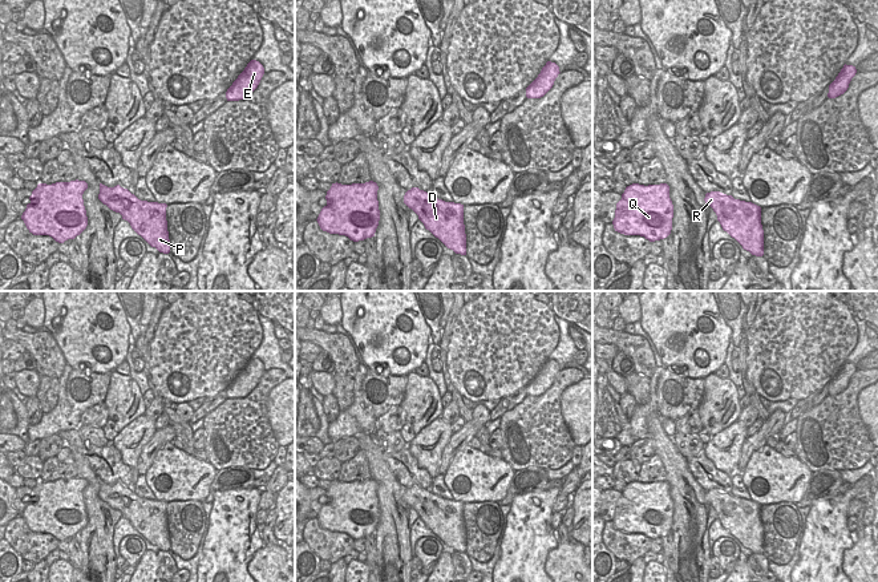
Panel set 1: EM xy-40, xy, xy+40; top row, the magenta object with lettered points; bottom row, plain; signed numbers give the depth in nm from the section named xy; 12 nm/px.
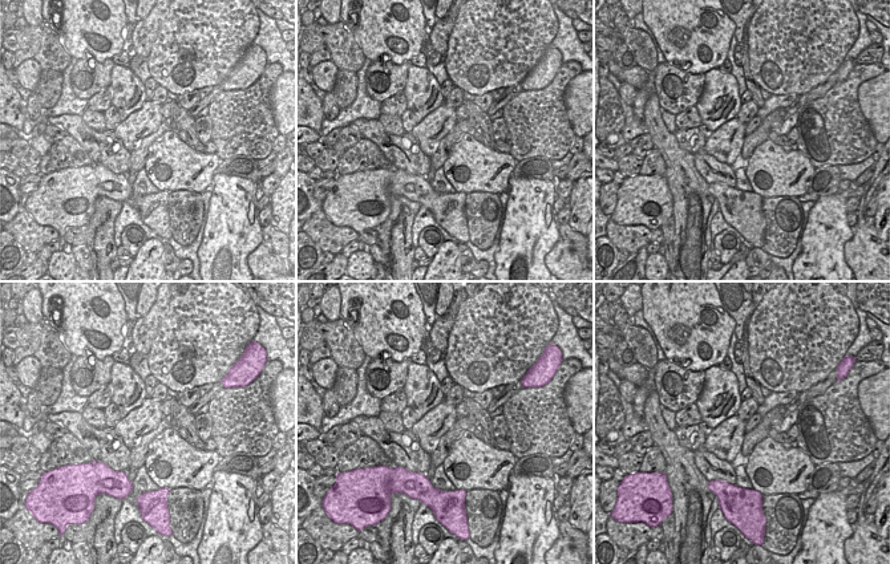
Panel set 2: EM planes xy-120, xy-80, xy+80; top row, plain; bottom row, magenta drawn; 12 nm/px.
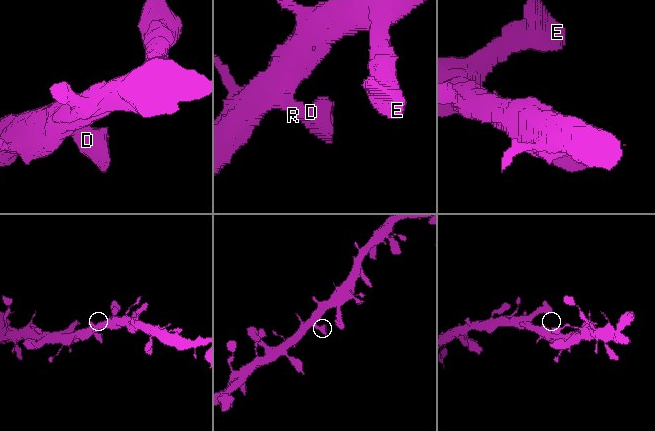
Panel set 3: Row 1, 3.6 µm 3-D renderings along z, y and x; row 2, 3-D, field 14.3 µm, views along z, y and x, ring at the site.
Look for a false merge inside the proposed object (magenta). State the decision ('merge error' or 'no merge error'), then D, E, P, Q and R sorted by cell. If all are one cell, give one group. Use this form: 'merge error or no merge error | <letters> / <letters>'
no merge error | D E P Q R

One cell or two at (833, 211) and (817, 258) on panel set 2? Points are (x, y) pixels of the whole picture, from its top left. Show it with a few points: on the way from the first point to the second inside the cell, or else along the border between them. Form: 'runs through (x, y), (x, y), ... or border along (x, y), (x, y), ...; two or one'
runs through (824, 223), (821, 246); one

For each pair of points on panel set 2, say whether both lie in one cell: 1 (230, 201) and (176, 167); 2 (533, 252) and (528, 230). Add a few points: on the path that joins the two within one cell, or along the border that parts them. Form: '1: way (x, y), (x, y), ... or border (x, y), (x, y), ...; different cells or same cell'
1: border (214, 174), (210, 181); different cells
2: way (529, 247), (529, 235); same cell

